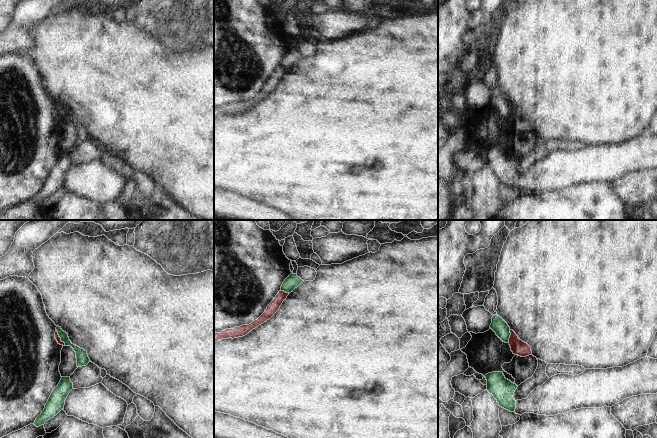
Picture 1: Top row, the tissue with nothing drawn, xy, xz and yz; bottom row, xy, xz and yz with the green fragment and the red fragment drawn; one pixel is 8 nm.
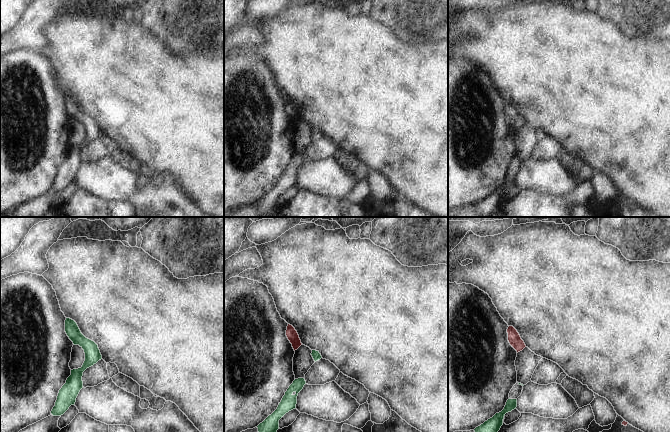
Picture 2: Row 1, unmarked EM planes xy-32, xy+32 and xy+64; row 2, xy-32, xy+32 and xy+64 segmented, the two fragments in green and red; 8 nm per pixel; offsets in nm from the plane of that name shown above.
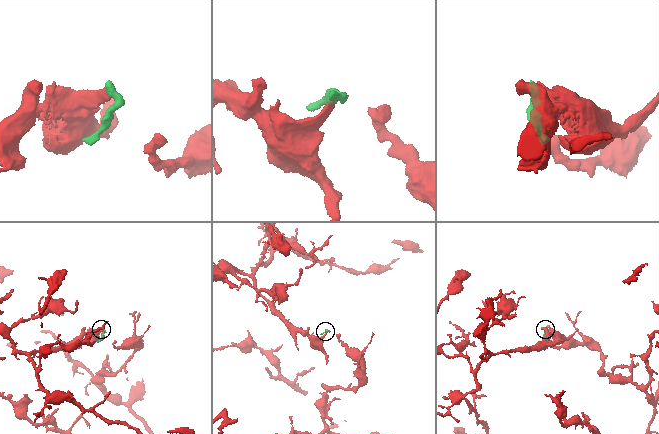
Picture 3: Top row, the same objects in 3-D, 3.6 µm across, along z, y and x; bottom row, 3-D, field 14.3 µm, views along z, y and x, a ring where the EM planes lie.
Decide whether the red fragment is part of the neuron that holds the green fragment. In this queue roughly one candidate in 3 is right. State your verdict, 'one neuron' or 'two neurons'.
two neurons

